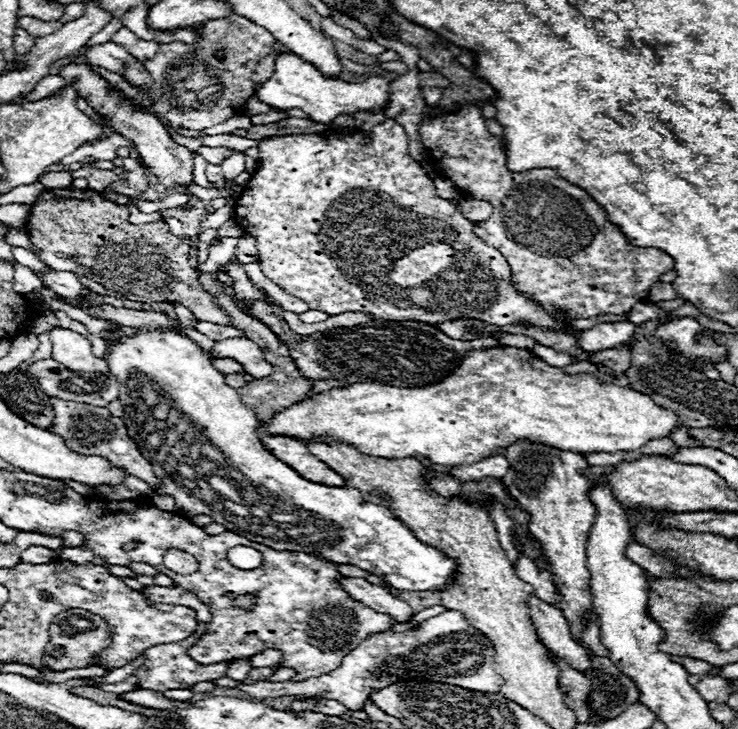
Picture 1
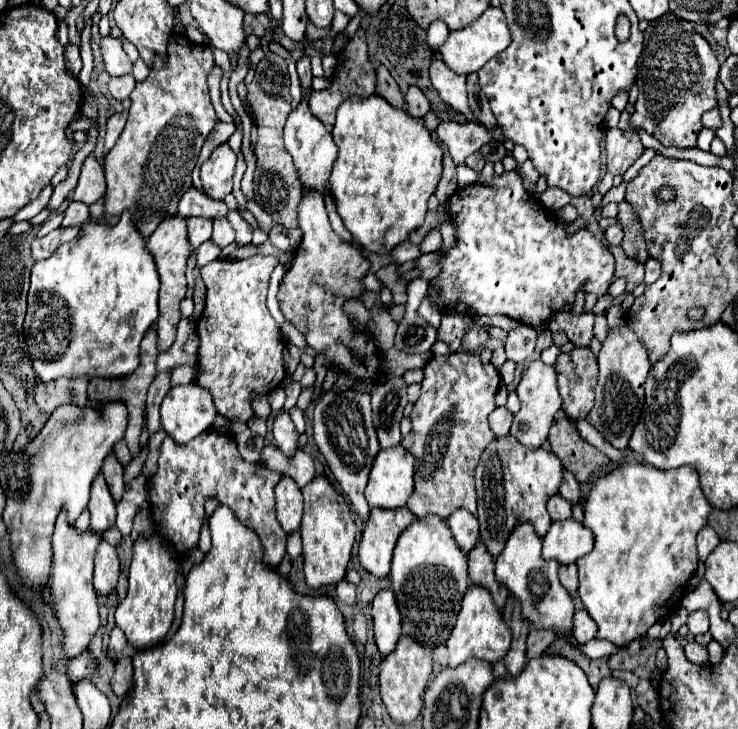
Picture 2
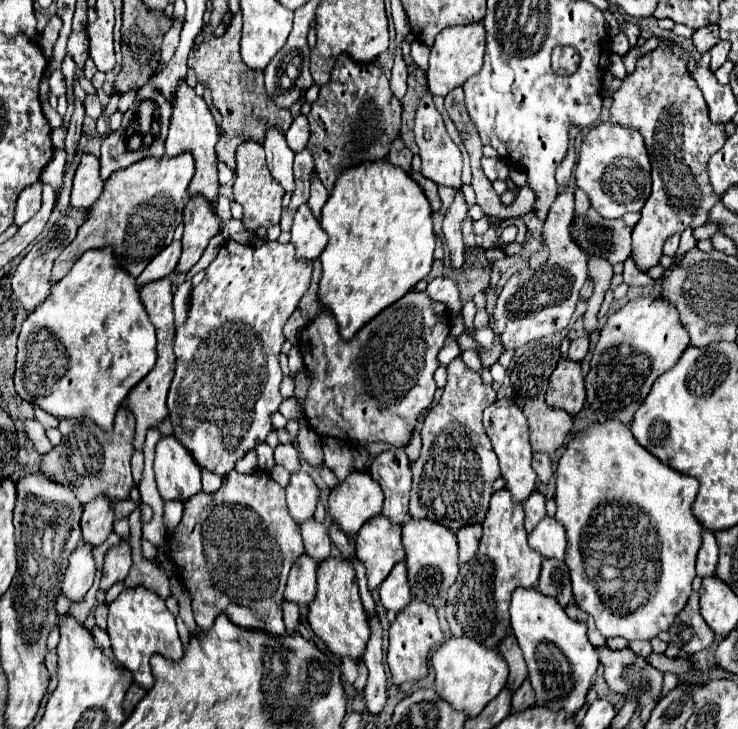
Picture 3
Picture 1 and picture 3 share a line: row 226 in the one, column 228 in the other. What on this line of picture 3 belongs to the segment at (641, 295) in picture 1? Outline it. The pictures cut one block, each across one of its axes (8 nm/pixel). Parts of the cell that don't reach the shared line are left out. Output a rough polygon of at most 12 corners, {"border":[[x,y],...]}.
{"border":[[228,474],[170,552],[200,630],[284,636],[304,554],[284,488]]}

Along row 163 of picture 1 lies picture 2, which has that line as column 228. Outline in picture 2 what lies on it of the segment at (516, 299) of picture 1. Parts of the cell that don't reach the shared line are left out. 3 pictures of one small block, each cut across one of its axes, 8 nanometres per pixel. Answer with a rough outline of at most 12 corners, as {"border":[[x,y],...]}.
{"border":[[276,256],[202,266],[196,382],[224,418],[286,378]]}

